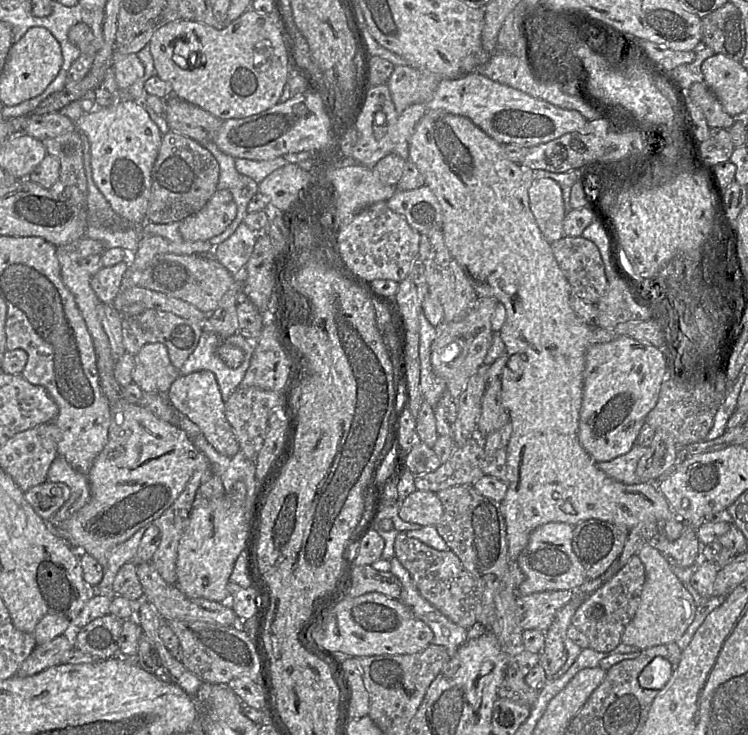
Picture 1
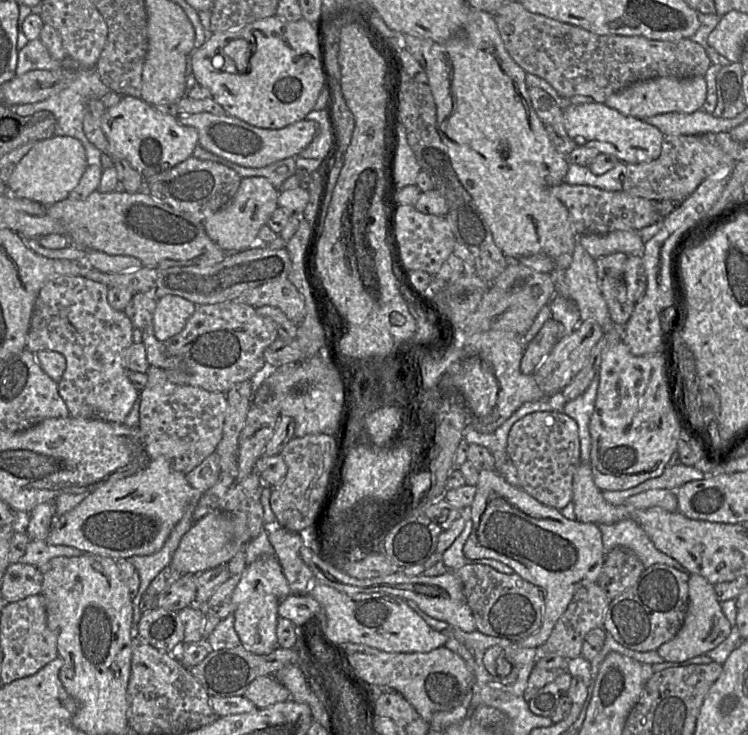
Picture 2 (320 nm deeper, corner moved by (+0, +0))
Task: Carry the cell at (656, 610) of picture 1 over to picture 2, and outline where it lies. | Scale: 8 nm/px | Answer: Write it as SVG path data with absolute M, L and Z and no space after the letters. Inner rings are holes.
M692 574L689 575L688 589L688 605L680 630L674 638L656 650L665 661L682 662L706 655L723 642L732 631L732 625L723 613L714 585L701 575Z

